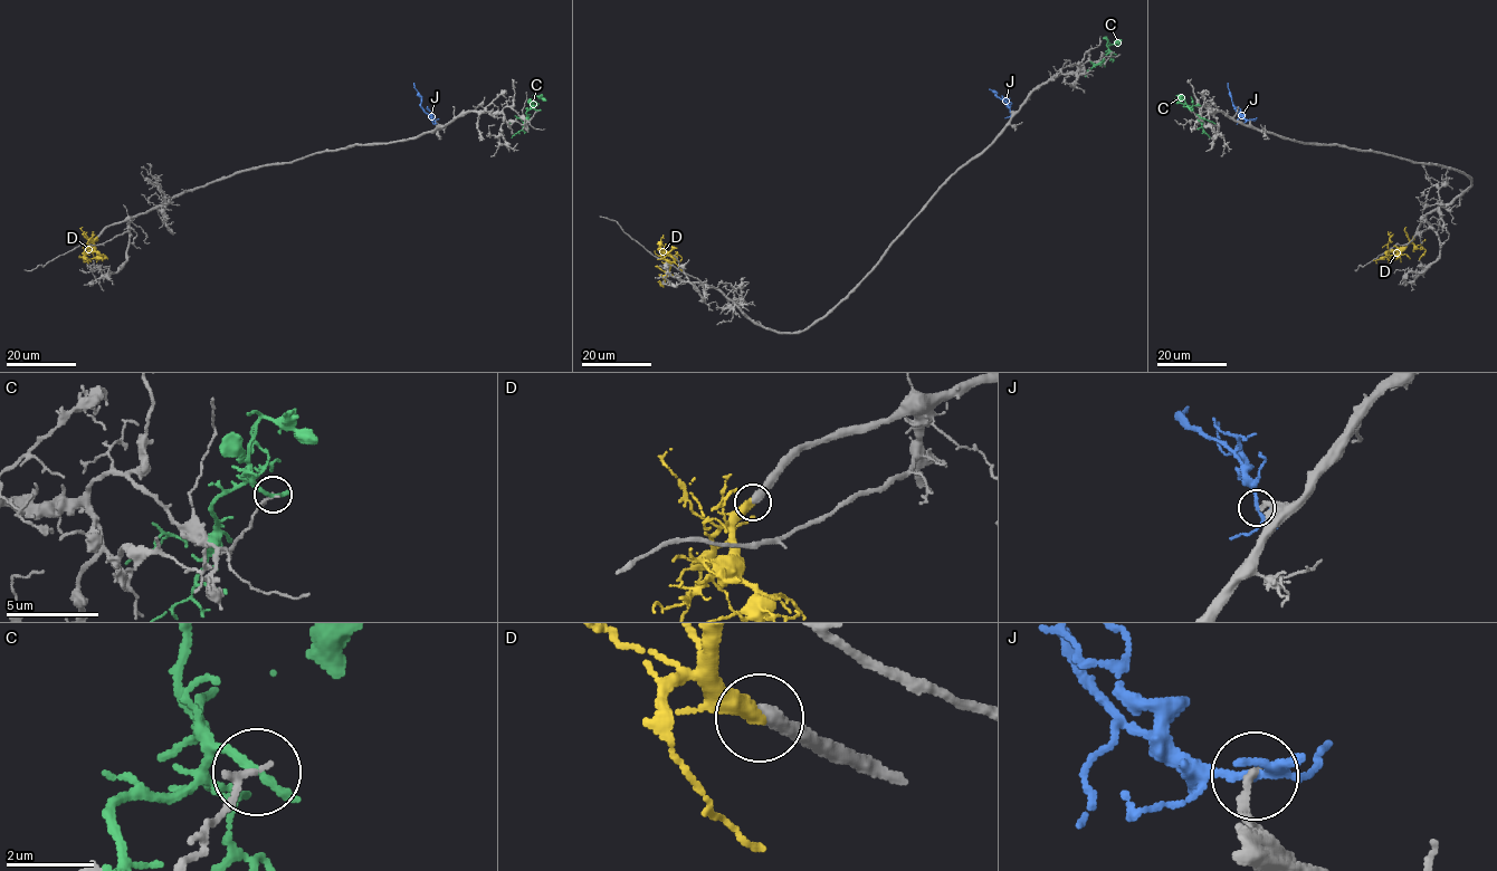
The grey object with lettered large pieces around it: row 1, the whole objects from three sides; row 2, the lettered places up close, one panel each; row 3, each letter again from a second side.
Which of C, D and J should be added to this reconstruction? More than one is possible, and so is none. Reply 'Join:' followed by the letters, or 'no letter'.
Join: D

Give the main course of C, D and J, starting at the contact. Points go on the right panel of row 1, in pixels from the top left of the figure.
C: (1191, 111), (1199, 117), (1210, 137)
D: (1414, 237), (1390, 255), (1390, 231)
J: (1250, 120), (1246, 120), (1236, 111), (1228, 83)

